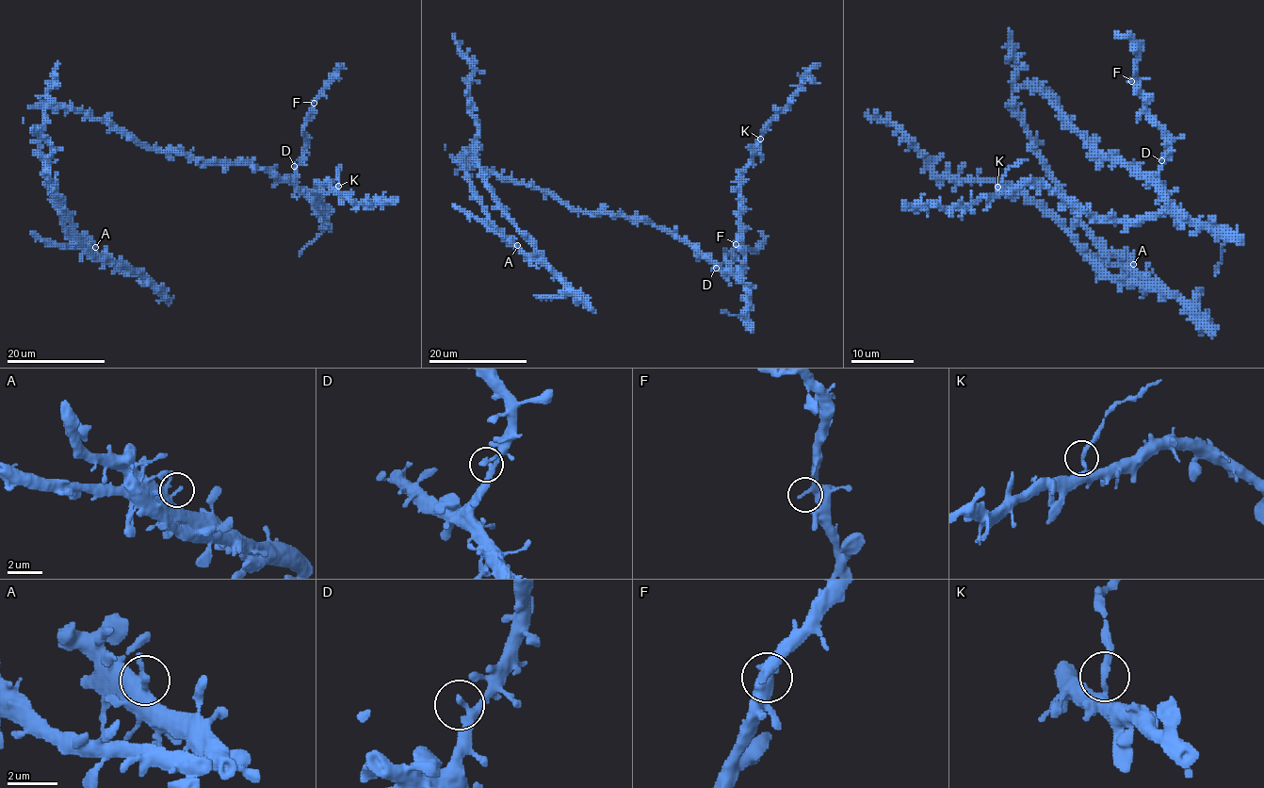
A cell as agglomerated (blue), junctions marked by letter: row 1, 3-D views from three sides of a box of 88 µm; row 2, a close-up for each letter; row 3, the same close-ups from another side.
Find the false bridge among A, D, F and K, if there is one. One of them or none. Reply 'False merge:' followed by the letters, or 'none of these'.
False merge: K

